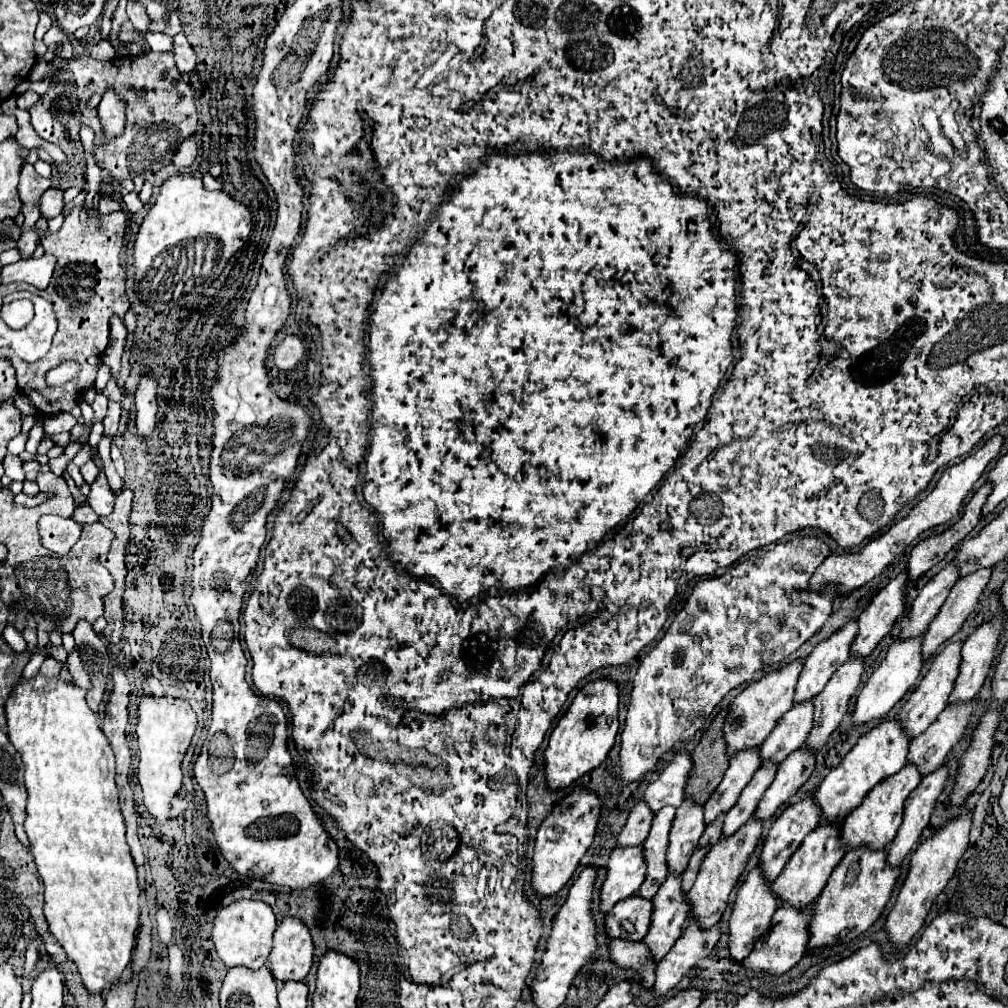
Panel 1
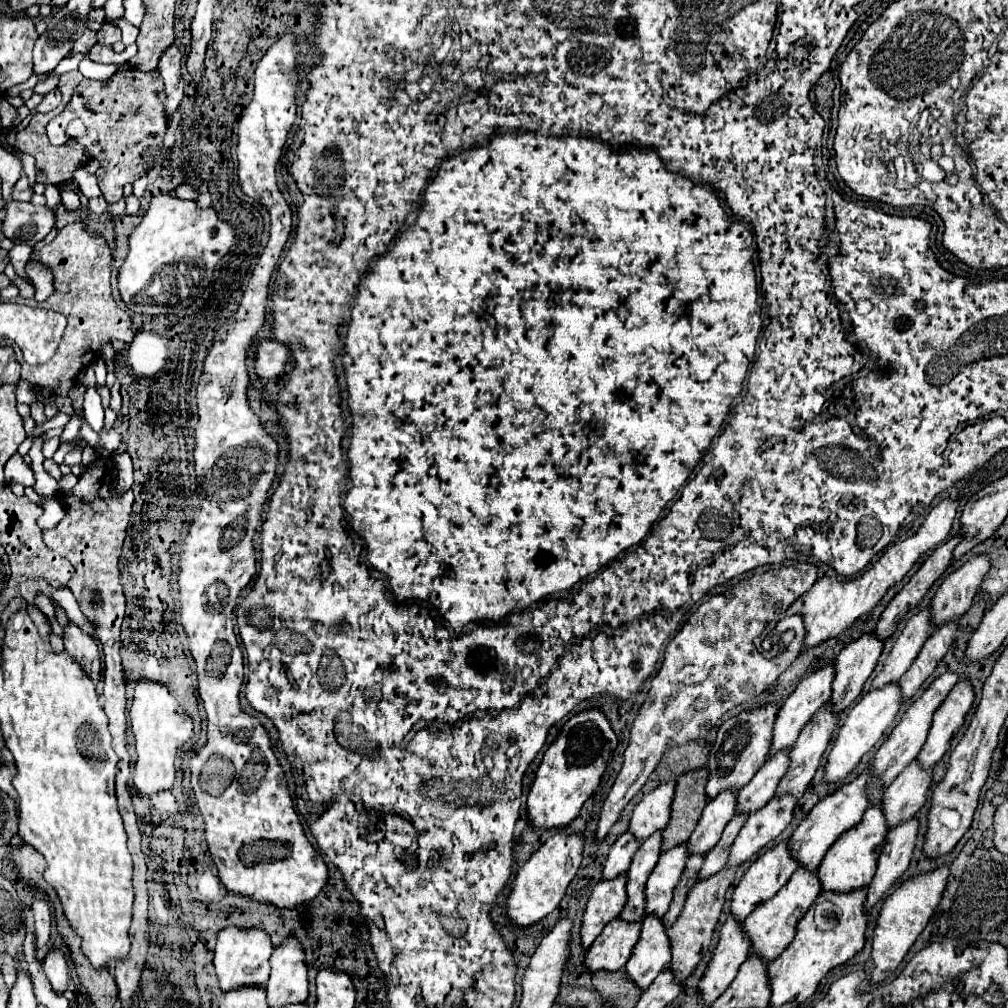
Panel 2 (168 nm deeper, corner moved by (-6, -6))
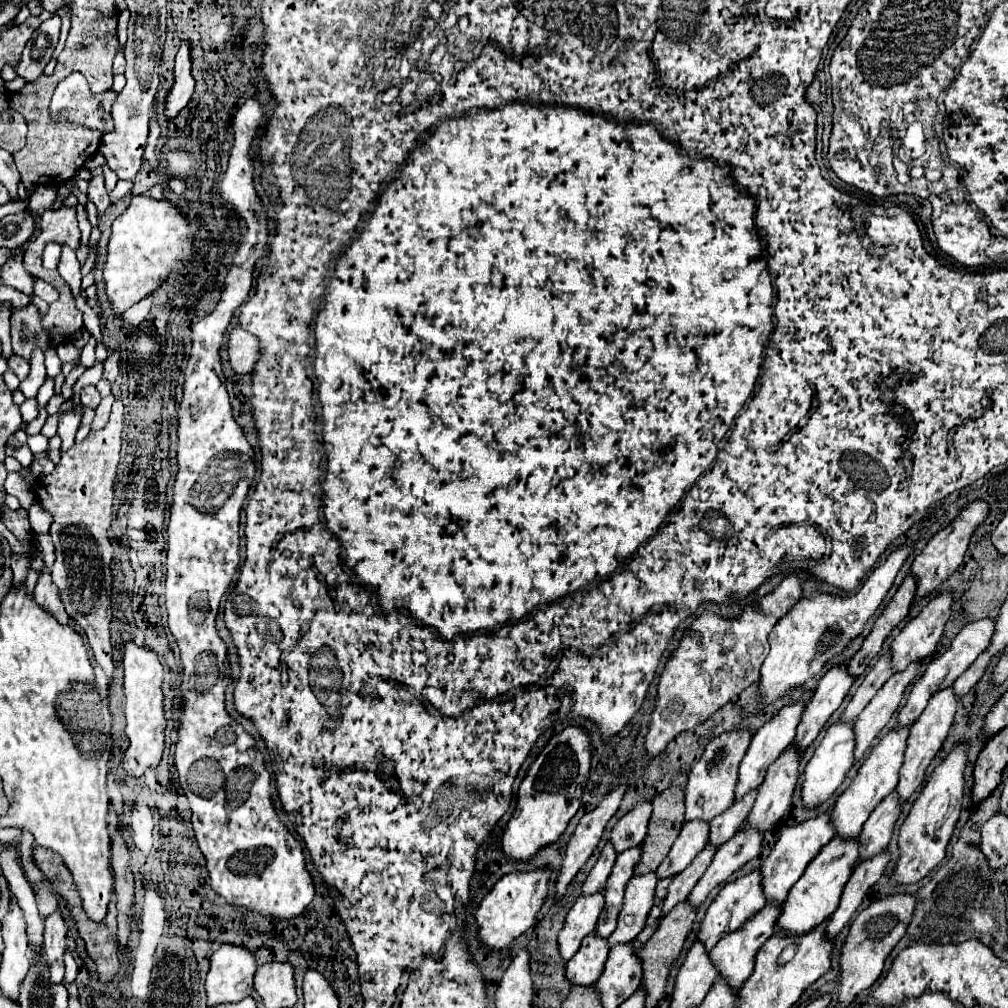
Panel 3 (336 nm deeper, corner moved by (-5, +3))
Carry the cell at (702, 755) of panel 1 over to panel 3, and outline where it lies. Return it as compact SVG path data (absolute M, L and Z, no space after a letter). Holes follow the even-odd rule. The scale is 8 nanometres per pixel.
M667 788L663 794L655 796L647 838L641 844L643 852L635 866L633 876L657 870L657 866L669 854L671 844L679 836L679 830L683 826L683 814L685 814L683 788Z

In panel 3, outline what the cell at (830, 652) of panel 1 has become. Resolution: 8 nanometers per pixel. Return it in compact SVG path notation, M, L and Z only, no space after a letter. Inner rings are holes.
M807 692L807 694L803 694L801 702L781 708L779 714L773 716L773 718L753 736L753 740L751 740L751 744L749 744L749 748L747 748L747 752L745 752L745 756L743 756L743 760L741 760L741 766L739 766L739 782L737 782L737 786L735 786L735 800L743 798L747 792L757 790L757 788L761 786L761 782L763 782L763 778L765 778L765 772L767 772L767 766L769 766L771 762L775 762L775 760L781 756L781 752L787 748L787 744L793 742L793 738L795 738L795 726L799 724L801 714L803 714L803 708L805 708L805 702L807 702L811 696L813 696L813 692Z

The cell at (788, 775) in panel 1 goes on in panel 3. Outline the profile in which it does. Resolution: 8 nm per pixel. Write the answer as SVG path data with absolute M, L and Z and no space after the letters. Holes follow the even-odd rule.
M739 830L735 834L735 838L725 842L717 850L717 854L715 854L713 862L709 864L709 868L705 870L705 874L699 878L697 886L687 896L687 904L695 906L695 908L701 906L713 888L727 882L729 876L733 872L737 872L745 862L759 856L761 840L763 840L763 834L759 834L755 830Z

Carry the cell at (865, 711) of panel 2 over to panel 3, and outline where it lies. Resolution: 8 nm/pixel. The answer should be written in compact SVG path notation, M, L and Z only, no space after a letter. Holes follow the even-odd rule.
M833 724L827 734L823 736L821 744L815 748L813 758L807 762L803 770L803 786L801 786L801 800L807 810L817 808L819 804L827 802L831 794L839 788L845 774L851 770L853 764L853 750L855 750L855 738L853 738L853 726L851 724Z

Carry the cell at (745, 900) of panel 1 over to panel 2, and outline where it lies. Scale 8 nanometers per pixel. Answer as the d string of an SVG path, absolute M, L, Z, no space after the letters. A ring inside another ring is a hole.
M730 915L720 929L720 941L716 945L712 961L708 963L708 969L698 983L704 1003L716 1001L732 983L740 965L748 959L750 943L752 941L748 935L744 935L744 923L736 923L736 919Z

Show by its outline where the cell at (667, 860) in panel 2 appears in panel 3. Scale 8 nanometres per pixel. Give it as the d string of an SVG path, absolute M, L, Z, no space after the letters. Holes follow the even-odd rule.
M655 874L635 876L627 882L623 906L621 906L621 912L619 912L619 918L617 918L617 928L607 938L609 946L627 944L627 942L635 940L635 936L643 930L647 914L653 906L655 884L657 884Z

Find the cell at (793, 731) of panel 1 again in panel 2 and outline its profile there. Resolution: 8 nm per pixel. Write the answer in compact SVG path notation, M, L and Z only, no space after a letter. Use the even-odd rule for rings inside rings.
M792 747L770 755L764 767L760 767L760 771L740 789L736 813L752 813L764 807L768 799L772 799L776 783L780 783L780 775L784 775L784 771L788 769L788 751L792 751Z

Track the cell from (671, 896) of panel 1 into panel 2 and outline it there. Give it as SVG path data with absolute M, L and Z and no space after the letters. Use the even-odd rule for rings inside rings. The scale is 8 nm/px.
M644 919L642 935L632 951L624 971L638 983L640 989L648 989L656 975L670 963L672 949L662 919Z

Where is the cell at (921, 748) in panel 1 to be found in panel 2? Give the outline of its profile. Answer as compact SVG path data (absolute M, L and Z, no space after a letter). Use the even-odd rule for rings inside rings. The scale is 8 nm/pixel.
M914 759L890 785L884 793L884 813L888 827L896 827L900 821L916 815L924 803L926 793L932 785L934 769L924 769L918 759Z

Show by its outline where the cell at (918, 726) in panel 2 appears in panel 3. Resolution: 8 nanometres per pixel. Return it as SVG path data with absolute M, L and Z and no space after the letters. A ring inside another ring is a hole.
M899 728L899 730L891 730L867 756L867 760L863 762L863 766L859 768L857 776L853 778L853 782L849 784L849 788L837 798L833 810L831 810L831 824L835 828L835 836L843 838L843 840L851 840L857 838L861 834L861 828L865 824L865 820L869 818L869 814L873 812L873 808L895 790L897 780L899 780L899 768L903 762L903 752L905 752L905 742L907 742L907 734L909 728Z

